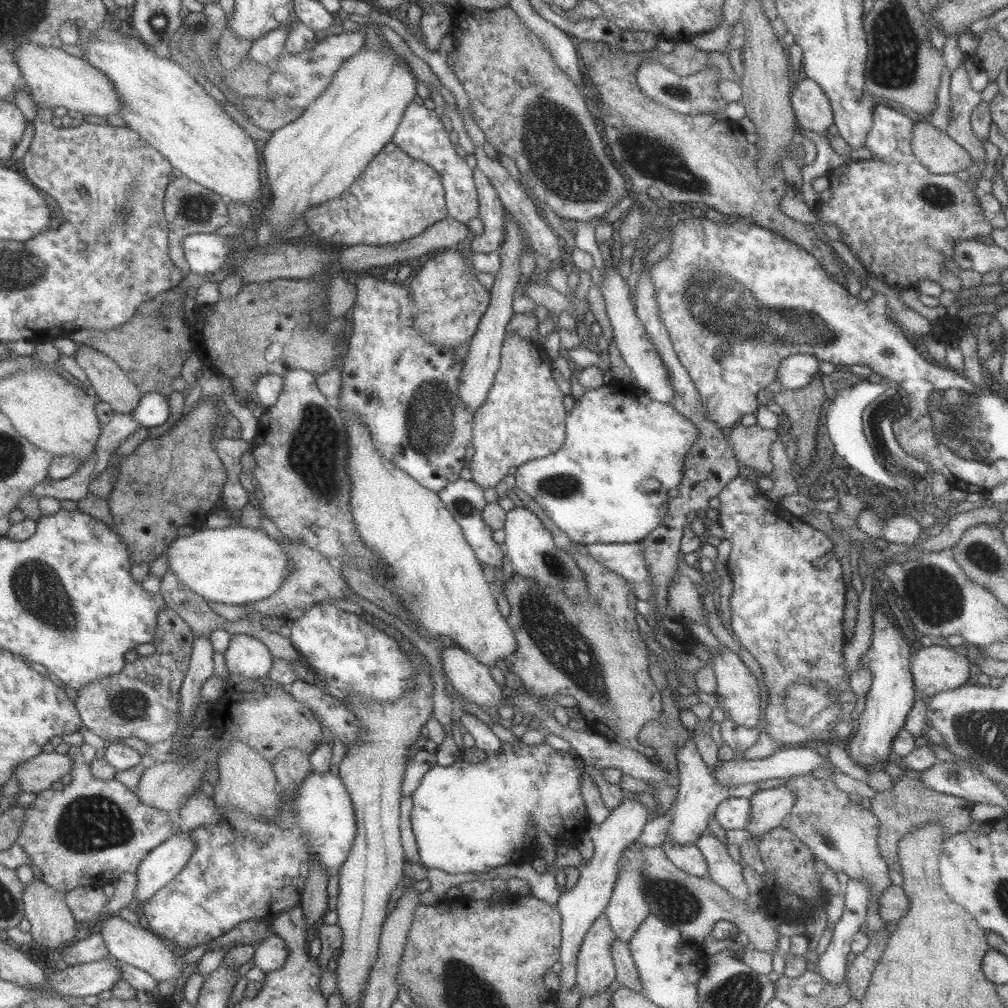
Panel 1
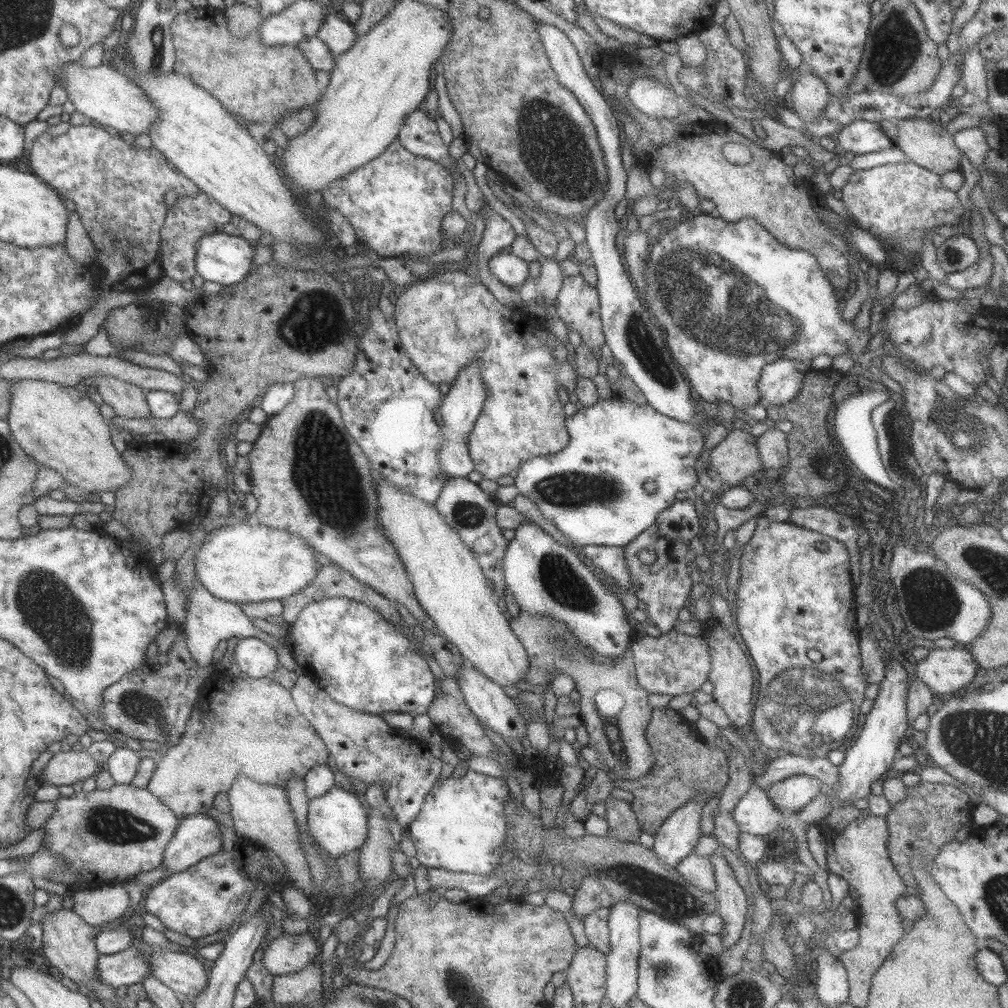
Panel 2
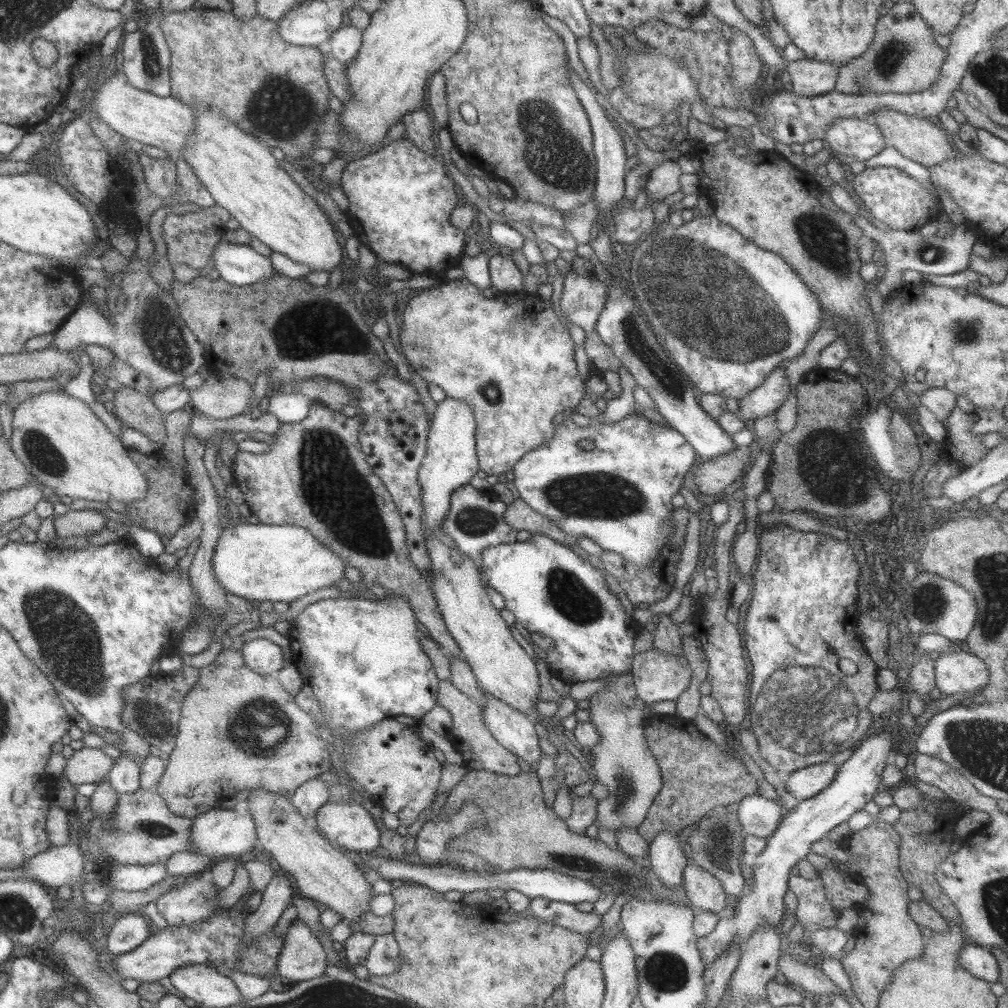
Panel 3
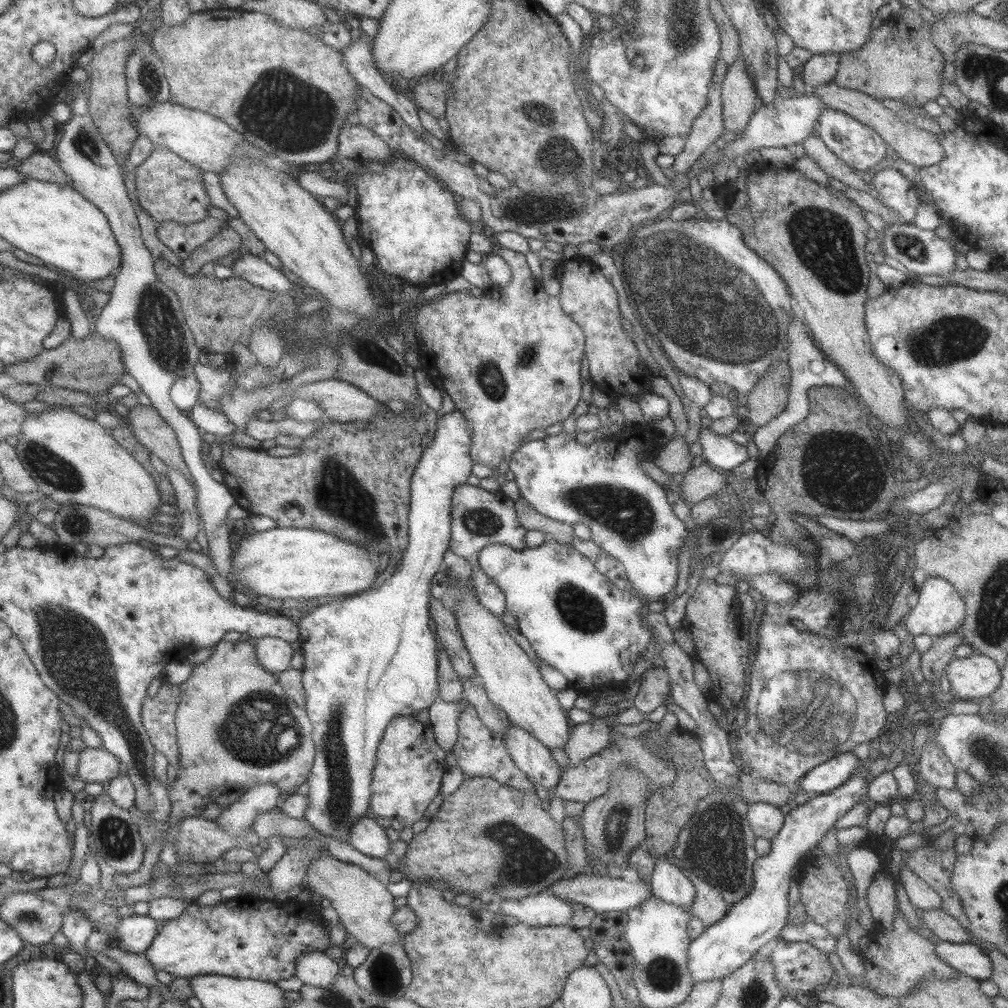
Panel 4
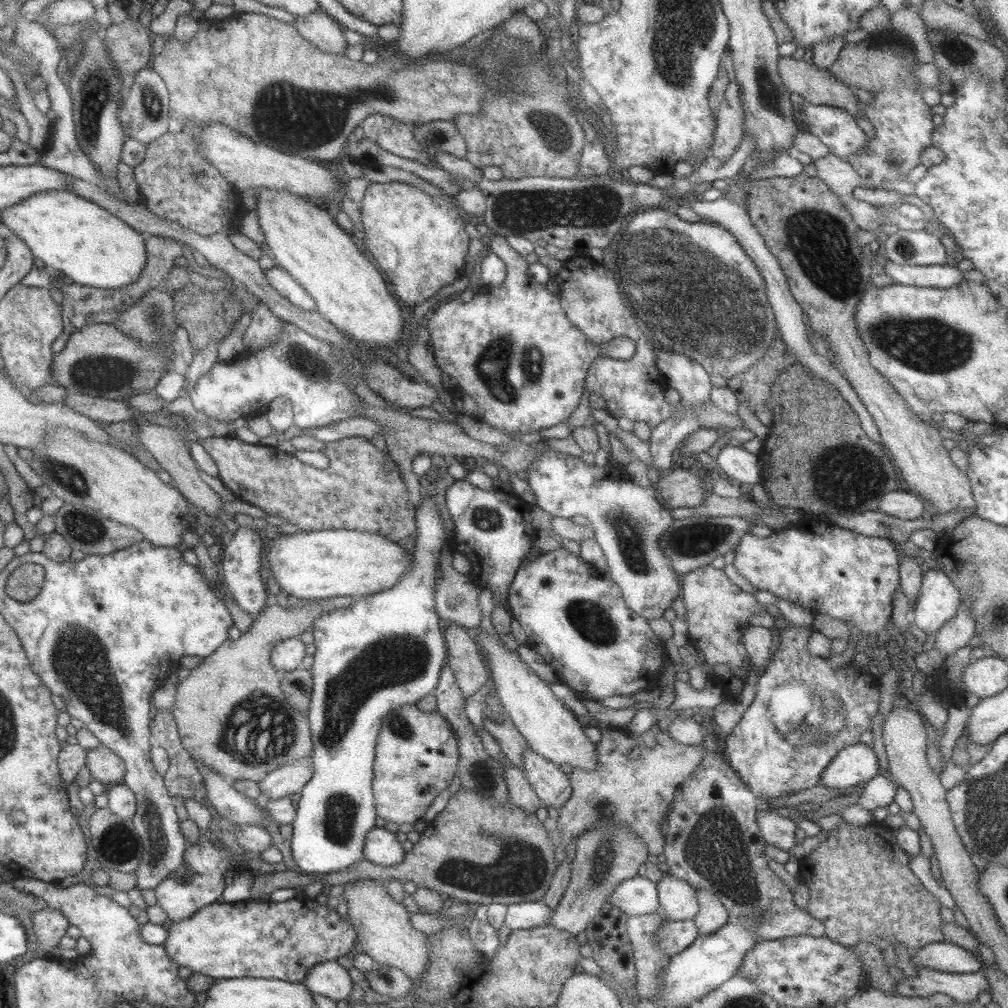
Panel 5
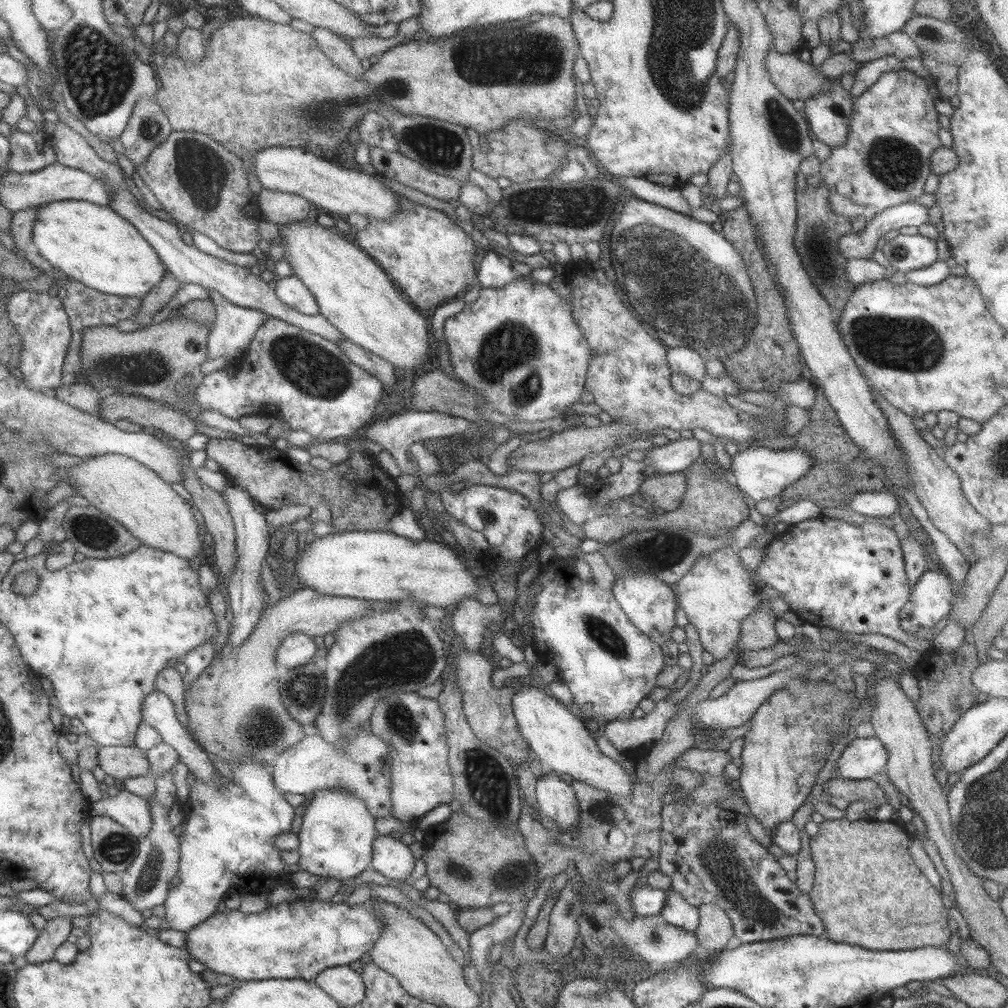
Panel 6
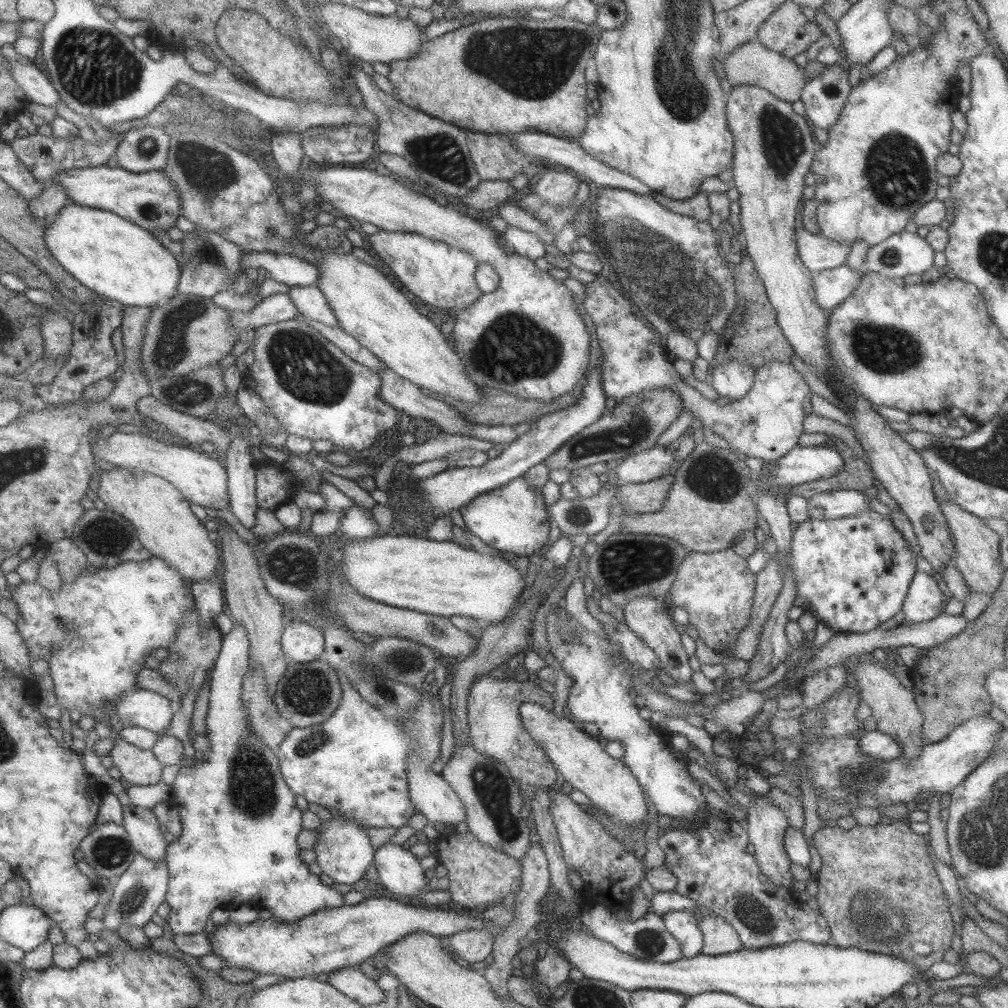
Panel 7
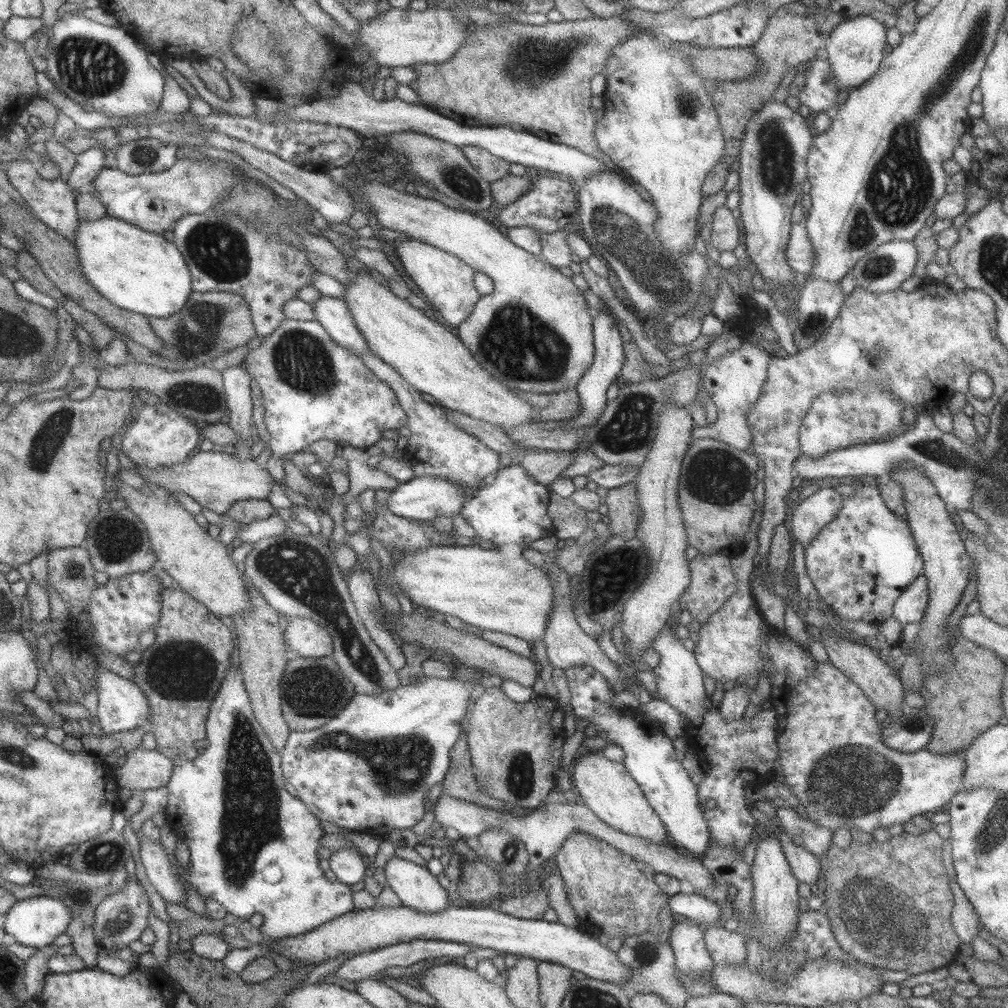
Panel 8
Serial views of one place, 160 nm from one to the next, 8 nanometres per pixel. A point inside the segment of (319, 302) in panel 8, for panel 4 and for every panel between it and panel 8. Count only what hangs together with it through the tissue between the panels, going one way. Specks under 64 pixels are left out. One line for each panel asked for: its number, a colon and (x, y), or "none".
4: (254, 269)
5: (281, 281)
6: (290, 290)
7: (308, 300)

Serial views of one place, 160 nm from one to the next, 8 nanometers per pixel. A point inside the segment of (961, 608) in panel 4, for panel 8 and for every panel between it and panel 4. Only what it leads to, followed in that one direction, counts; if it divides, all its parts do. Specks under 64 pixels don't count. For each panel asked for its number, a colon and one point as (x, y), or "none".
5: (937, 601)
6: (931, 596)
7: (923, 600)
8: (910, 605)

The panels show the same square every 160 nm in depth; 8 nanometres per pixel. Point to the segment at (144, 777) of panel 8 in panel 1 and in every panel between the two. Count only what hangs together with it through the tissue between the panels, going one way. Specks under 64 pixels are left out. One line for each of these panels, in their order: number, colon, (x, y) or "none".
1: (37, 773)
2: (63, 768)
3: (87, 765)
4: (94, 764)
5: (104, 766)
6: (120, 762)
7: (139, 767)

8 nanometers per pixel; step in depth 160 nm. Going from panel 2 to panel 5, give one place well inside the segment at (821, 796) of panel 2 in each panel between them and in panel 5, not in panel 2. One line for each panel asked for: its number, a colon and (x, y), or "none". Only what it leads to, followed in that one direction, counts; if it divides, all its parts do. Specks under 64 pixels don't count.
3: (758, 816)
4: (765, 820)
5: (778, 831)

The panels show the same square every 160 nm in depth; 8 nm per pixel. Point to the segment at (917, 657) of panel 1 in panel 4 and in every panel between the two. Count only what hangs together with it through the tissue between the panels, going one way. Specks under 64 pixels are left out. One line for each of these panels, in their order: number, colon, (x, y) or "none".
2: (943, 670)
3: (959, 672)
4: (972, 677)

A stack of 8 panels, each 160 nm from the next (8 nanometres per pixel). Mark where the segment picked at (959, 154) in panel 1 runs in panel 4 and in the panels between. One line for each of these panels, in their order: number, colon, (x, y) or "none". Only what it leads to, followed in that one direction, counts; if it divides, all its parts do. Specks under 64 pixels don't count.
2: (924, 142)
3: (918, 139)
4: (918, 147)

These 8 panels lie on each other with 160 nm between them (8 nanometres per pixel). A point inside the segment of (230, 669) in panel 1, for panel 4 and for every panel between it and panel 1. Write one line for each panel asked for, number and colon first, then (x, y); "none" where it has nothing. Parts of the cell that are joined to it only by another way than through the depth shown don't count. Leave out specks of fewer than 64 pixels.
2: (254, 658)
3: (261, 656)
4: (273, 654)

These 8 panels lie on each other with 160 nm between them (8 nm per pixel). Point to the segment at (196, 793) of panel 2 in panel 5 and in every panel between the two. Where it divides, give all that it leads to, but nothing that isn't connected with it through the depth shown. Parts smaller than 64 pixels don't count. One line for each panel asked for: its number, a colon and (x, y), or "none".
3: (237, 730)
4: (235, 725)
5: (231, 716)

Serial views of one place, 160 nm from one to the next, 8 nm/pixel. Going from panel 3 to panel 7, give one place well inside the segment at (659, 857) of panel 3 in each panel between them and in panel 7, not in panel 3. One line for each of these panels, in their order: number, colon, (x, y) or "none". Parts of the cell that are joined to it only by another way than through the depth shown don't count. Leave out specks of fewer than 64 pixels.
4: (668, 883)
5: (677, 900)
6: (676, 911)
7: (683, 926)

